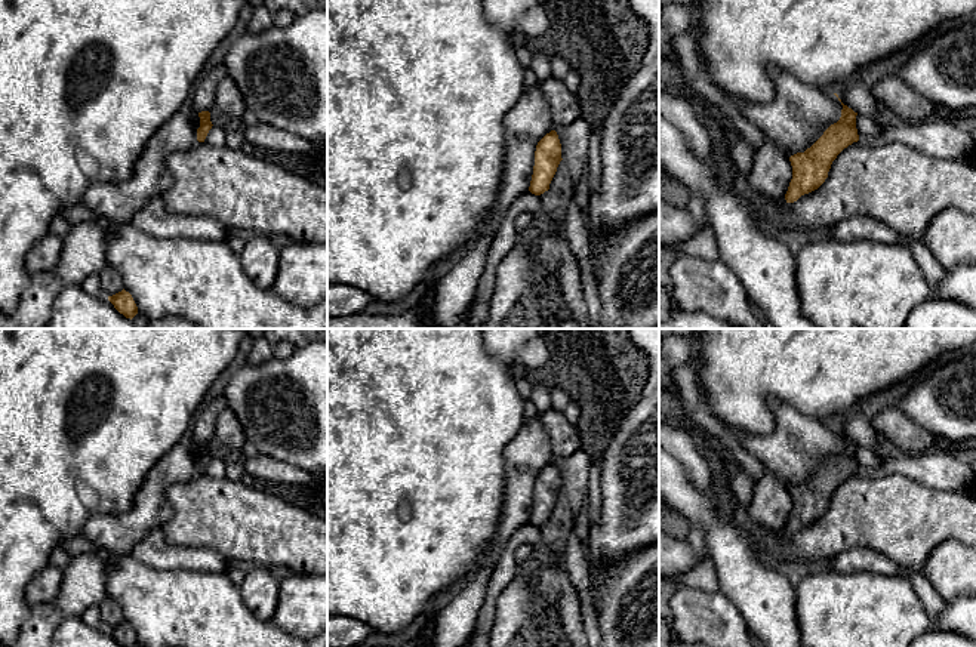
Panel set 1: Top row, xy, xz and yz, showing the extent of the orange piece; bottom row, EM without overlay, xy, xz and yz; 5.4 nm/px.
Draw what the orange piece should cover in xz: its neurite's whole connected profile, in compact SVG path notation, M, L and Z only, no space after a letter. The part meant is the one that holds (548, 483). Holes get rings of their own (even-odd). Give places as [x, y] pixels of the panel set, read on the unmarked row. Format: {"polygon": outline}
{"polygon": "M555 462L547 465L536 477L535 497L529 523L541 527L549 521L549 515L561 493L561 475Z"}

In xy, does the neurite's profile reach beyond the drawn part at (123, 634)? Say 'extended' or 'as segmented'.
as segmented

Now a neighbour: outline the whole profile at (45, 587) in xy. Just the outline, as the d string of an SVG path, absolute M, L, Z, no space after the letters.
M47 566L28 585L25 600L28 607L49 603L56 598L62 585L64 570Z

